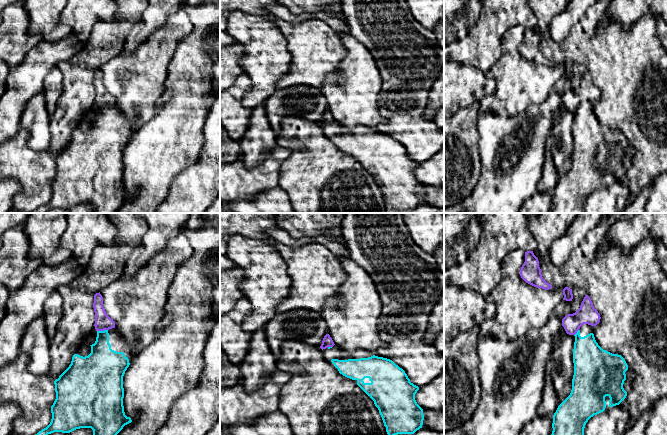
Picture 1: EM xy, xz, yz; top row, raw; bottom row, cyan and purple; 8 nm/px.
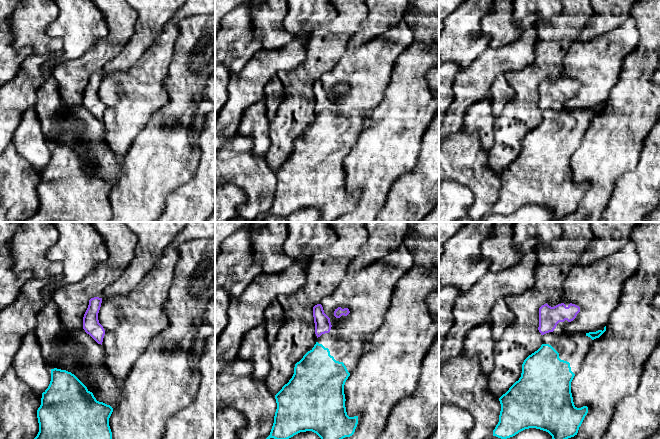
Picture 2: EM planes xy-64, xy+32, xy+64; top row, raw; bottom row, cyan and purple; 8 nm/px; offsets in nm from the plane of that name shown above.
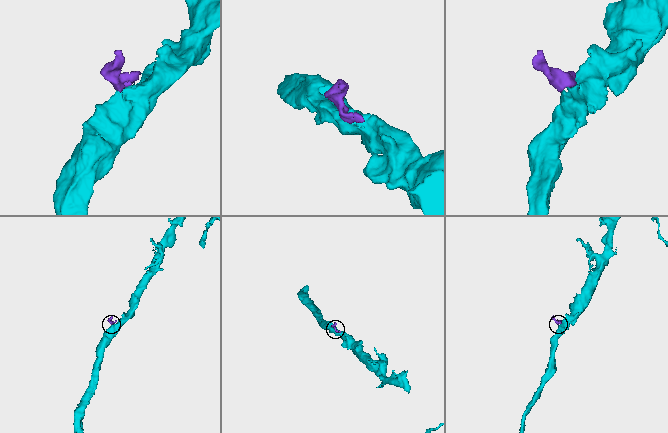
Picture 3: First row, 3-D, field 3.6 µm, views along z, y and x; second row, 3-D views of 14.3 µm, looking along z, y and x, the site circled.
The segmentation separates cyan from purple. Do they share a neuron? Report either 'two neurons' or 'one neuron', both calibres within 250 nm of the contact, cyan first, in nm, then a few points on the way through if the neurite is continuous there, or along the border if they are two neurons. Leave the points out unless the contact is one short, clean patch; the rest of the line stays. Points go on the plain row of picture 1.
two neurons; calibres 260 and 130 nm; border xy (107, 105), (97, 107)

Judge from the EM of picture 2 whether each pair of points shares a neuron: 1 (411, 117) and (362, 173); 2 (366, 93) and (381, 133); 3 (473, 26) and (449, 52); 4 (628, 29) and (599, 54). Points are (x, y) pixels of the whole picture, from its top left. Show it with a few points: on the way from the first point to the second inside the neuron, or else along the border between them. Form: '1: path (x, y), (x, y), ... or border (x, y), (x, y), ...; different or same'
1: path (397, 130), (392, 143), (376, 159); same
2: border (384, 90), (363, 130); different
3: path (466, 32), (454, 45); same
4: path (621, 36), (606, 51); same

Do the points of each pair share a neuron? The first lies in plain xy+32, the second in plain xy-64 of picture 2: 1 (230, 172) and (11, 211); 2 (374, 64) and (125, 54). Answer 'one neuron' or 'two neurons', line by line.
1: one neuron
2: two neurons

